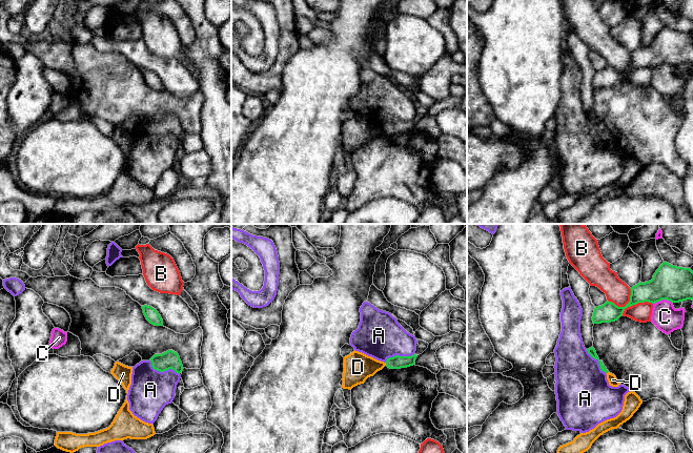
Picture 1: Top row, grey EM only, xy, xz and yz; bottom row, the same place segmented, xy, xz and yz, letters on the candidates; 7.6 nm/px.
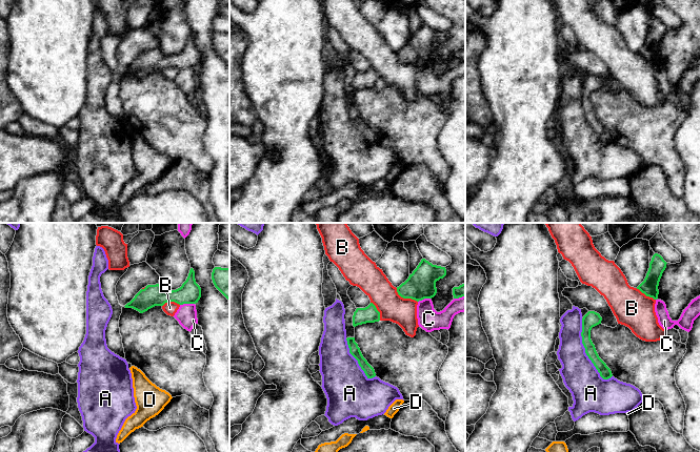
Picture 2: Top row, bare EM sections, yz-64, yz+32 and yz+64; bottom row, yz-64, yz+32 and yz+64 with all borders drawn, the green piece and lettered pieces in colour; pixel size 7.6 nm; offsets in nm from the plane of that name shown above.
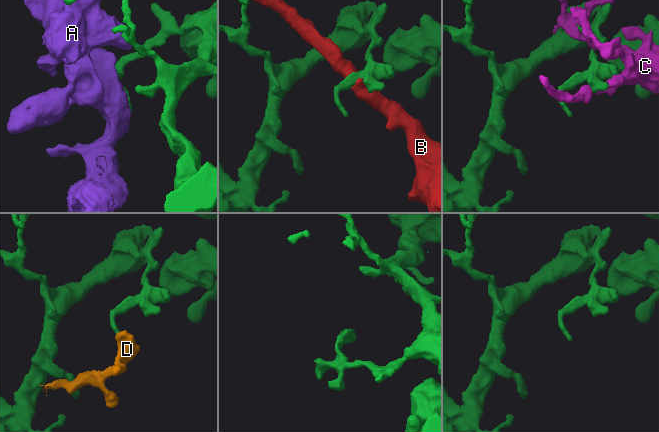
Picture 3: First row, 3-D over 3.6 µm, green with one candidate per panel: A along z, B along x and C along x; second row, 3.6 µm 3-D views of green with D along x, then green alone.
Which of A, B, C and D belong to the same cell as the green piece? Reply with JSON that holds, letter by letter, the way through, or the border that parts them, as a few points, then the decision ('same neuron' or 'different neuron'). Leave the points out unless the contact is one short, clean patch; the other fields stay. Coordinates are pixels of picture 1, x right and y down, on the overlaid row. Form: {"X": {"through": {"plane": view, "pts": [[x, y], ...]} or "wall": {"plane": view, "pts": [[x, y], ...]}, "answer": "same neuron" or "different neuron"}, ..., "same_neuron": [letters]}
{"A": {"answer": "different neuron"}, "B": {"answer": "different neuron"}, "C": {"answer": "different neuron"}, "D": {"wall": {"plane": "xz", "pts": [[385, 363], [386, 365]]}, "answer": "different neuron"}, "same_neuron": []}

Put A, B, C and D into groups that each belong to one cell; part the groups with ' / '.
A / B / C / D

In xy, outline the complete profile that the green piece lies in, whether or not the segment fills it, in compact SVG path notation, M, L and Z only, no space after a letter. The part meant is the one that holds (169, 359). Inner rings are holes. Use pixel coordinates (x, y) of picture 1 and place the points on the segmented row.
M168 350L162 354L155 354L150 358L150 362L152 368L160 372L172 369L180 374L184 369L179 354L172 350Z

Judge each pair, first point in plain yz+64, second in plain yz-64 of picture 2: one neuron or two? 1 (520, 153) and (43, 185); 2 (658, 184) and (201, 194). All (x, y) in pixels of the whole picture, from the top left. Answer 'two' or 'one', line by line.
1: one
2: one

